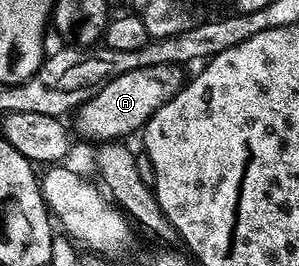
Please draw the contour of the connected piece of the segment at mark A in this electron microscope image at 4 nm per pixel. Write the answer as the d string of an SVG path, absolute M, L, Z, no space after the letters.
M163 63L162 65L150 65L146 69L130 69L130 73L122 73L118 77L114 77L95 93L89 95L79 107L75 108L77 133L84 139L120 141L128 137L124 135L130 134L131 131L139 132L159 107L166 105L166 101L170 101L180 92L182 86L180 71L179 66Z

